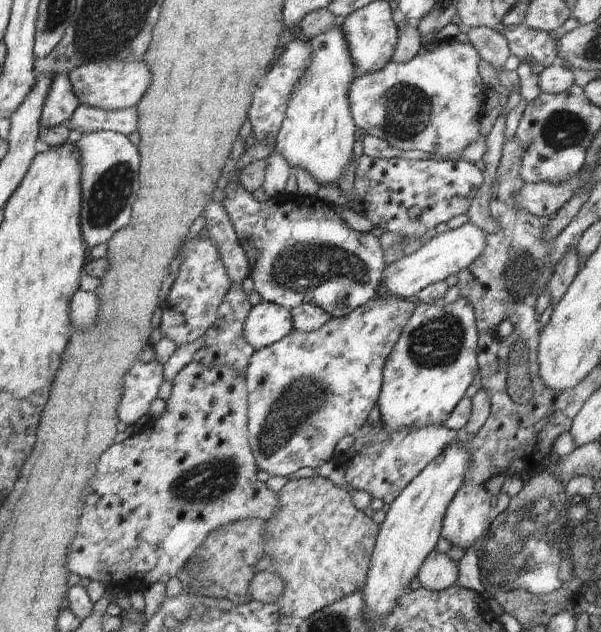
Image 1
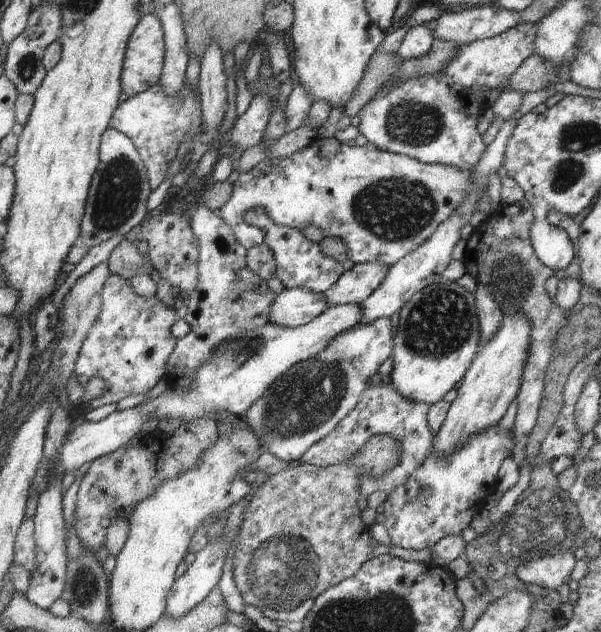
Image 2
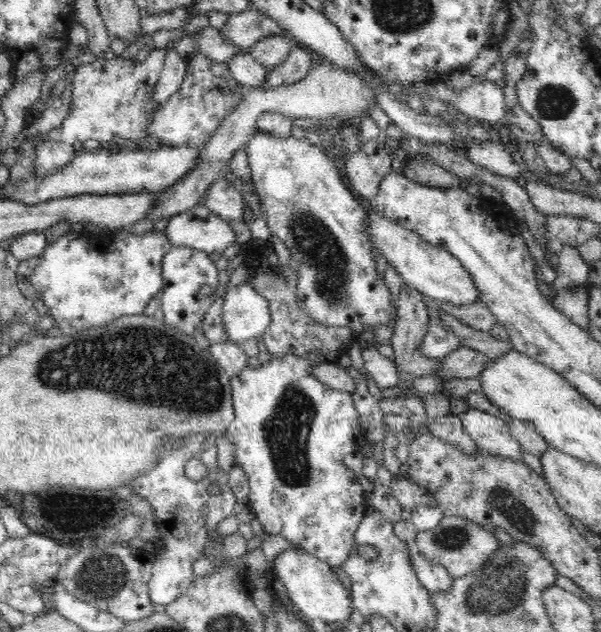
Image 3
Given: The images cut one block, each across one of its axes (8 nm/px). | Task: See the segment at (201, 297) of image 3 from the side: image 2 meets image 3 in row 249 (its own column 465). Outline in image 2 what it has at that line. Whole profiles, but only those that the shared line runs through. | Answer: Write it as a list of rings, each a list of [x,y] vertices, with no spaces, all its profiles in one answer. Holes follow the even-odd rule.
[[[336,137],[312,140],[310,146],[289,158],[263,159],[249,172],[240,173],[233,184],[230,200],[218,211],[222,220],[232,230],[234,238],[249,249],[262,244],[265,230],[246,223],[244,215],[250,208],[264,208],[274,224],[302,230],[316,226],[324,237],[338,238],[348,248],[348,260],[354,264],[372,263],[392,266],[401,258],[424,244],[434,231],[446,222],[452,212],[472,192],[472,170],[458,170],[444,164],[426,164],[406,155],[380,150],[373,144],[348,146]]]

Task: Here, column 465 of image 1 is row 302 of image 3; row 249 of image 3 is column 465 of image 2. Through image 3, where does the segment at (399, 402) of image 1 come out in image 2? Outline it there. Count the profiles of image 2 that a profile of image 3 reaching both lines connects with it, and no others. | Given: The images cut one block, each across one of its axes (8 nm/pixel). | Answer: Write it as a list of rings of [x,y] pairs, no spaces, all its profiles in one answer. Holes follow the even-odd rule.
[[[456,280],[416,292],[399,310],[390,373],[394,390],[410,402],[428,406],[440,402],[464,378],[478,352],[479,338],[475,296]]]

